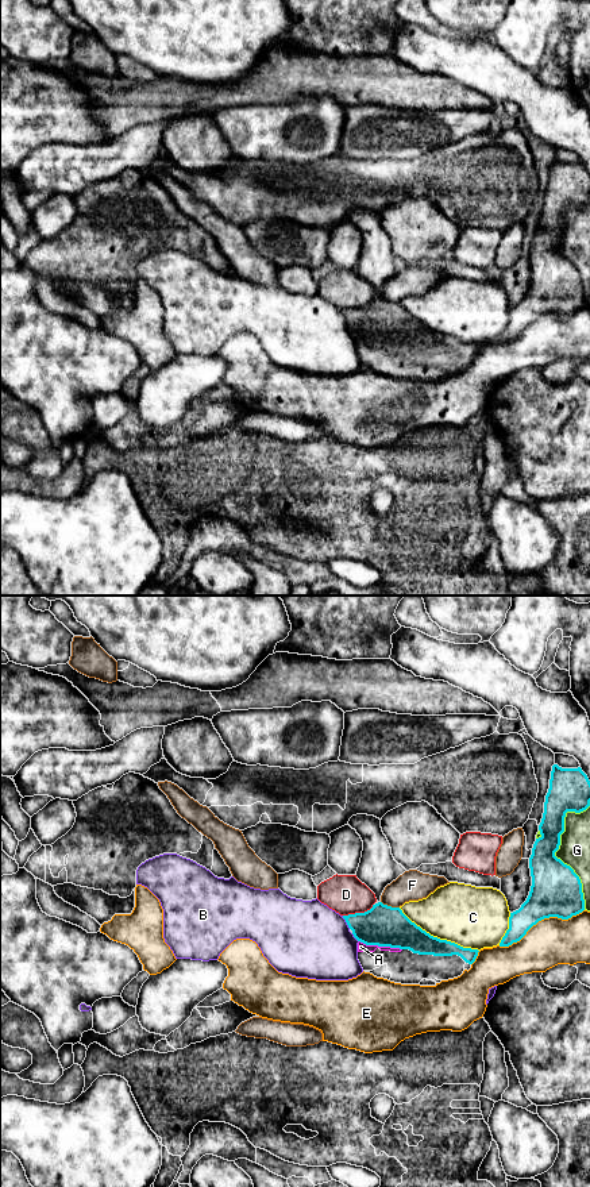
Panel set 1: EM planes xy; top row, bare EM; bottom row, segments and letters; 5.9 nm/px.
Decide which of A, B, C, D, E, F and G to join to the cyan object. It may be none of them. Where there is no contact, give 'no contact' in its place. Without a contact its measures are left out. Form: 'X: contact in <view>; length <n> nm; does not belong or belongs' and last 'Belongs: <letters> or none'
A: contact in xy; length 260 nm; belongs
B: contact in xy; length 90 nm; does not belong
C: contact in xy; length 550 nm; does not belong
D: contact in xy; length 200 nm; does not belong
E: contact in xy; length 550 nm; does not belong
F: contact in xy; length 120 nm; does not belong
G: contact in xy; length 600 nm; does not belong
Belongs: A

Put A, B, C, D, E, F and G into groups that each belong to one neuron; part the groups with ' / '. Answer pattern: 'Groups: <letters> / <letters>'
Groups: A / B / C / D F / E / G

